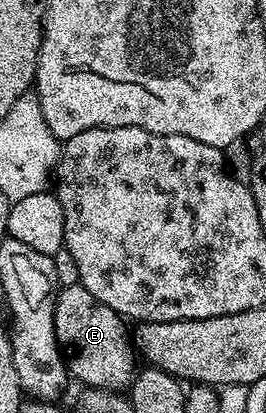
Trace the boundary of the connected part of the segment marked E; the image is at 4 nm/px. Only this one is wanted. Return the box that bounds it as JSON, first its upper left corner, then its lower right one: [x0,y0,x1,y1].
[55,284,135,391]

